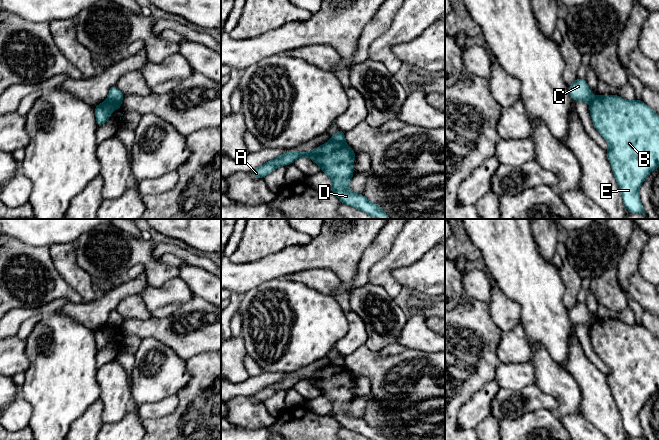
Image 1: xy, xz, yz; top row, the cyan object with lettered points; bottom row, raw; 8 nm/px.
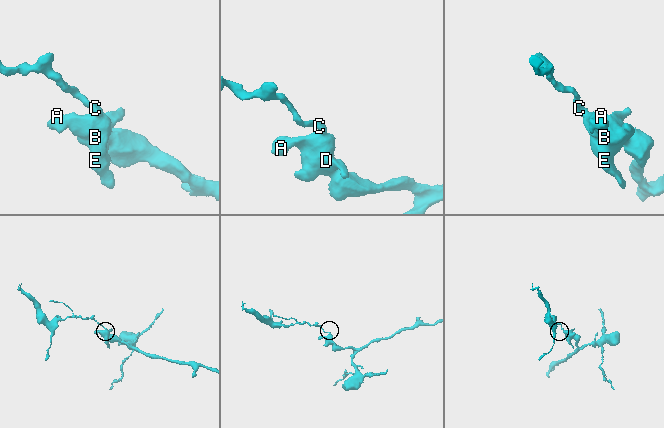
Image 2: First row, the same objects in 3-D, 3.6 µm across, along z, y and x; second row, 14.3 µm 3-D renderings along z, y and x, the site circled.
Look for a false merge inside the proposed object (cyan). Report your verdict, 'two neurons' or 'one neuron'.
two neurons

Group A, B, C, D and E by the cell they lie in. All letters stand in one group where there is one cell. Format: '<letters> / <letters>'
A B D E / C

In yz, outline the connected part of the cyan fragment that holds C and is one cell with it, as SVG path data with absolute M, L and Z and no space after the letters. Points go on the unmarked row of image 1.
M577 302L569 310L569 318L573 325L584 324L588 327L594 322L585 303Z

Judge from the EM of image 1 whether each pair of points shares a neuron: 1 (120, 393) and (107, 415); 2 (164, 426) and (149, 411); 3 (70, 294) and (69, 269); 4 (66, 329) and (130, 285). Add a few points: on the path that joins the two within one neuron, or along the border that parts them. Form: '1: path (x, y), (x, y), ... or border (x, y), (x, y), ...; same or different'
1: path (116, 398), (115, 406), (112, 410); same
2: border (176, 405), (171, 412), (165, 415), (143, 419); different
3: border (56, 267), (60, 276), (81, 296), (82, 302); different
4: border (58, 310), (94, 330); different

